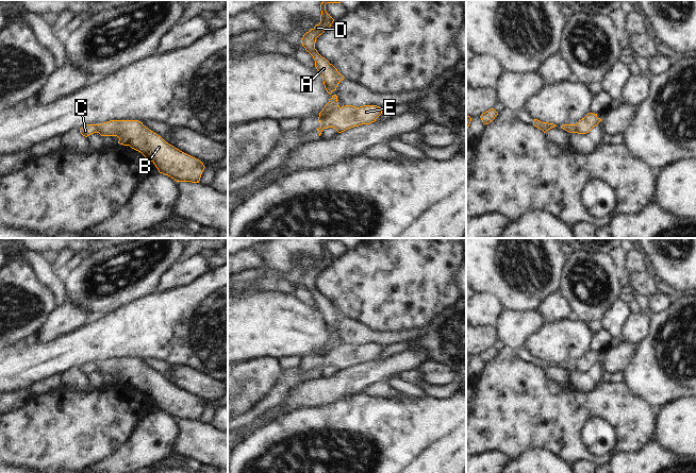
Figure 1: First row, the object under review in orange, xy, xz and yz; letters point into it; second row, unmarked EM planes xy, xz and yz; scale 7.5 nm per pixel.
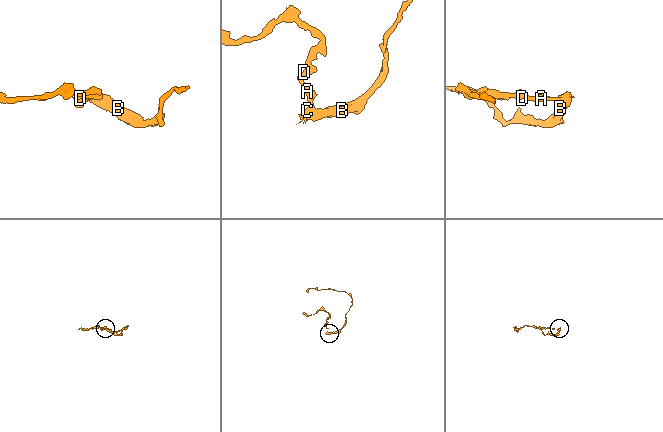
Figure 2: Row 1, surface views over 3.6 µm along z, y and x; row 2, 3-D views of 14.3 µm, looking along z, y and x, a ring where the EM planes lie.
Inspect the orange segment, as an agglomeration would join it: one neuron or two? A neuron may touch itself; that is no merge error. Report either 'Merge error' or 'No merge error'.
Merge error.

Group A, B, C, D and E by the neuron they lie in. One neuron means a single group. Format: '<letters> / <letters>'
A C D / B E

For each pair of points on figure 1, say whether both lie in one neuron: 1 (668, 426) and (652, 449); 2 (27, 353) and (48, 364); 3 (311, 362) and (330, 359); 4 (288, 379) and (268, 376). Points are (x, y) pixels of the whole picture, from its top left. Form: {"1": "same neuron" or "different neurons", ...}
{"1": "different neurons", "2": "same neuron", "3": "same neuron", "4": "different neurons"}

